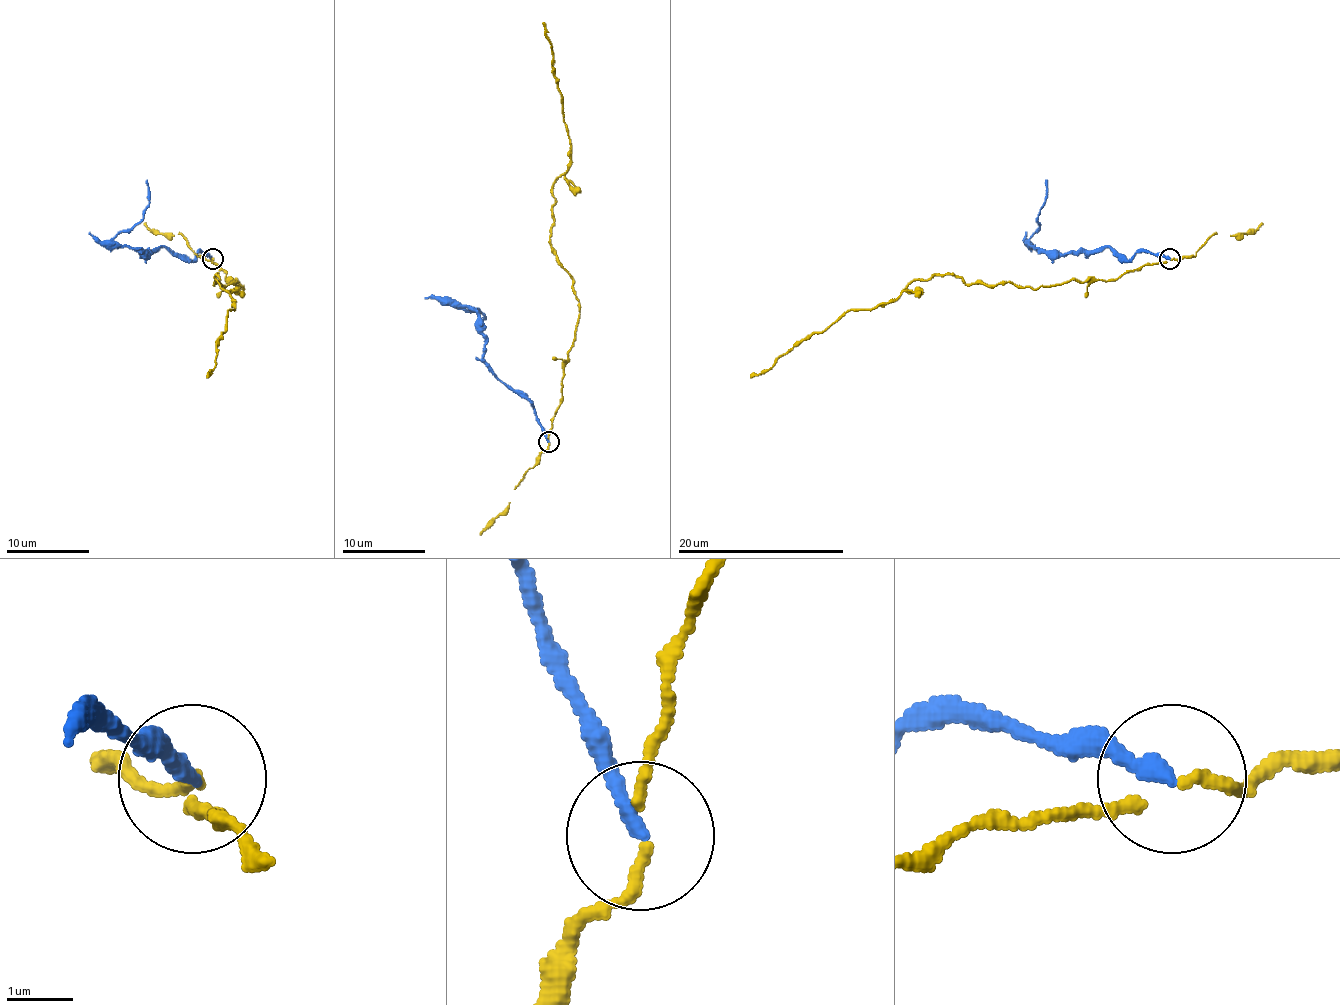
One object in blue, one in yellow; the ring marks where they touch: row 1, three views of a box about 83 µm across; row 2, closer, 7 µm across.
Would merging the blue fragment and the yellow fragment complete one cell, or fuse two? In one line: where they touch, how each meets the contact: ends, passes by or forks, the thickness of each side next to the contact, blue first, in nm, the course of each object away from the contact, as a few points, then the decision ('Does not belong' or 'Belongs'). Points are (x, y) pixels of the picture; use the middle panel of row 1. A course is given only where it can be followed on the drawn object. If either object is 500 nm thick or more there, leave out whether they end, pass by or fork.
Place: (548, 442). At the ring blue ends. At the ring yellow passes by. Thickness 220 nm (blue) against 130 nm. Course of blue: (548, 441), (535, 408), (508, 389), (483, 358), (483, 321), (465, 306), (450, 302), (479, 310), (483, 316). Course of yellow: (548, 443), (579, 306), (571, 275), (550, 242), (552, 185), (569, 169), (571, 148), (552, 44), (542, 23). Does not belong

